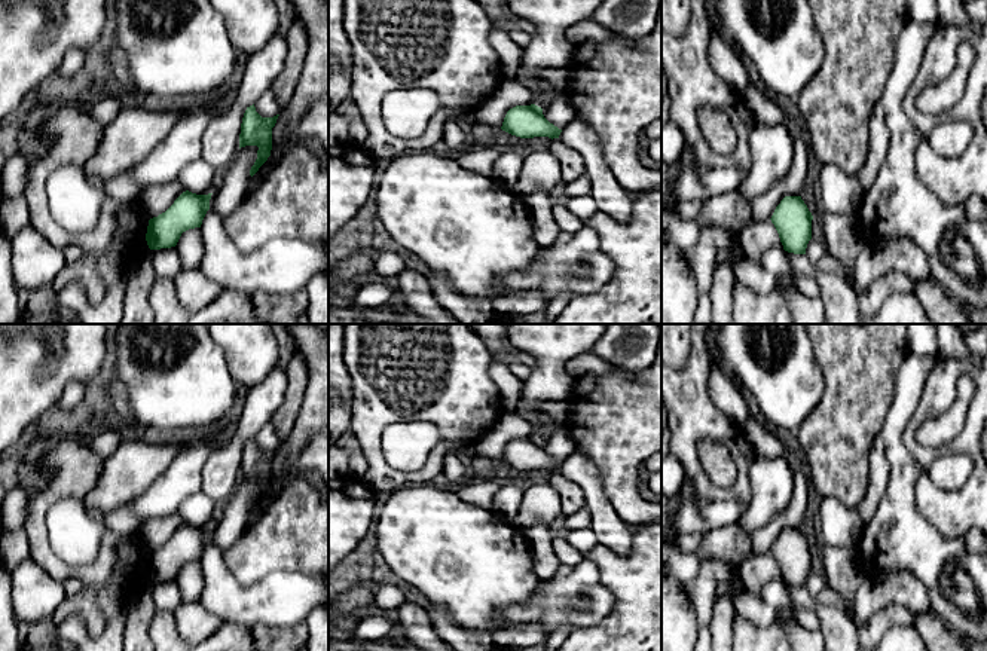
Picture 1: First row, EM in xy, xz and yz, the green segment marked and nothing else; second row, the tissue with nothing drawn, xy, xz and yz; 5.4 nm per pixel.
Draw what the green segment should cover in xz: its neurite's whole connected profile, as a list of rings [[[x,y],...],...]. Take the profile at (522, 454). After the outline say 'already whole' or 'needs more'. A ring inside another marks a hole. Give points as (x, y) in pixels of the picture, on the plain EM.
[[[535,437],[510,441],[501,462],[520,471],[548,470],[553,473],[562,465],[544,450],[543,441]]]; already whole

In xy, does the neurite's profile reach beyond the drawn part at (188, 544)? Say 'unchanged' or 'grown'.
unchanged

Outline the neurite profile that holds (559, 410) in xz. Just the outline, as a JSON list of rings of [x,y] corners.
[[[568,400],[540,401],[535,406],[537,412],[548,415],[553,421],[566,427],[571,421],[571,404]]]

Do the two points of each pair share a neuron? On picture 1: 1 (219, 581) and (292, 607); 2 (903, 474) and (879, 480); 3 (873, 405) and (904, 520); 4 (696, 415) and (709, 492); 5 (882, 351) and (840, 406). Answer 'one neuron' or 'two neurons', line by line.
1: one neuron
2: two neurons
3: two neurons
4: one neuron
5: one neuron

